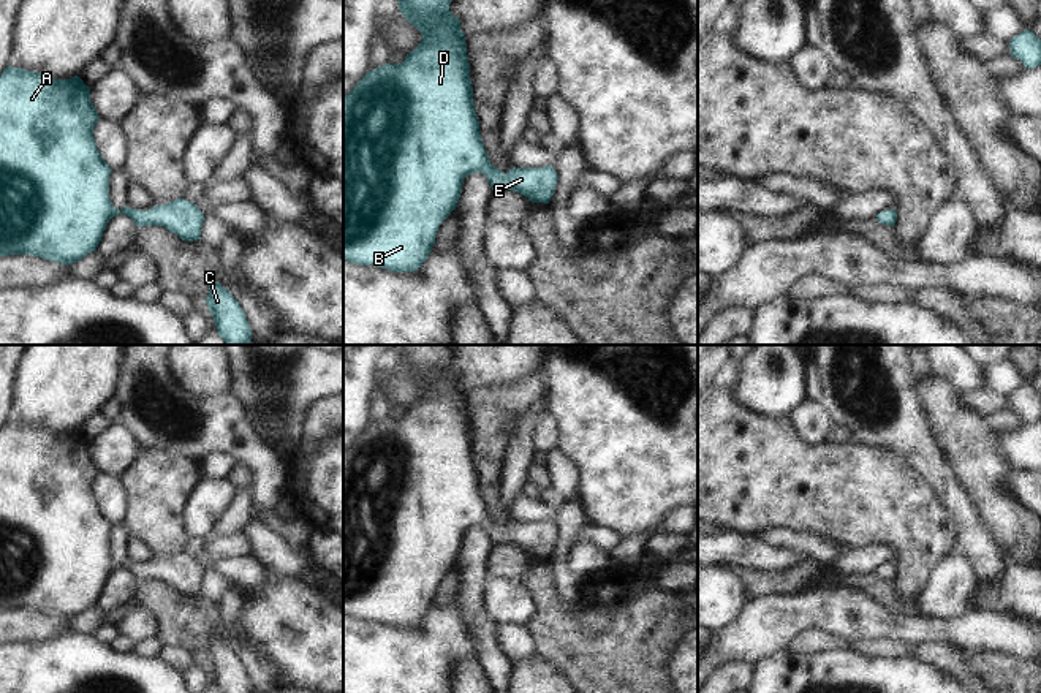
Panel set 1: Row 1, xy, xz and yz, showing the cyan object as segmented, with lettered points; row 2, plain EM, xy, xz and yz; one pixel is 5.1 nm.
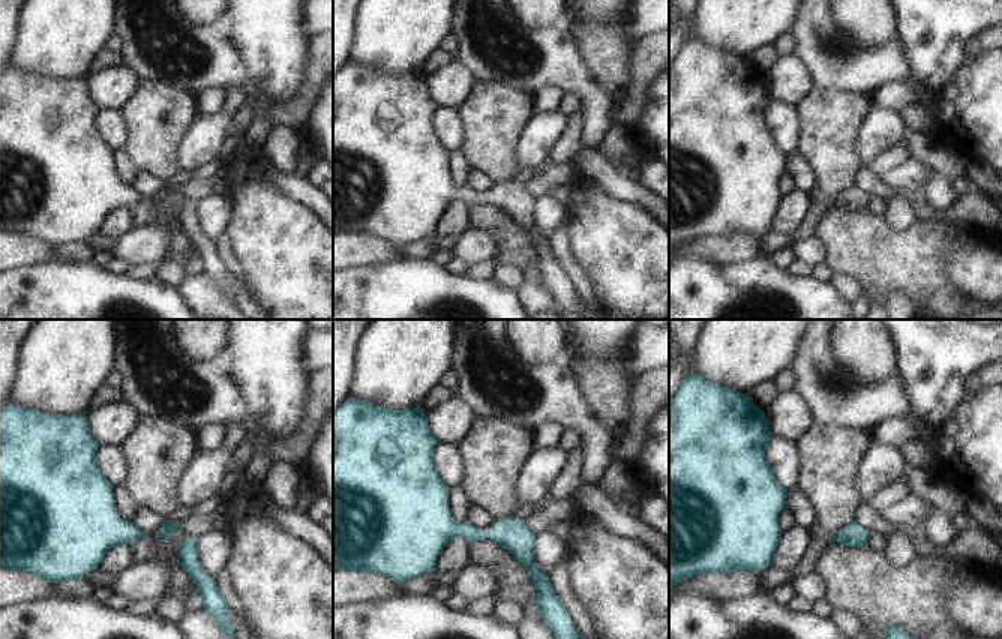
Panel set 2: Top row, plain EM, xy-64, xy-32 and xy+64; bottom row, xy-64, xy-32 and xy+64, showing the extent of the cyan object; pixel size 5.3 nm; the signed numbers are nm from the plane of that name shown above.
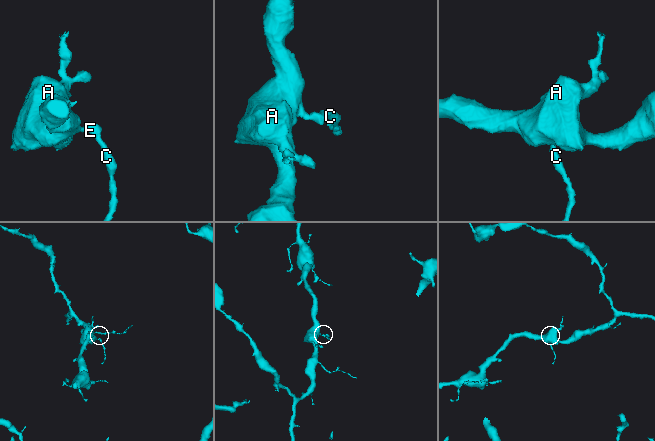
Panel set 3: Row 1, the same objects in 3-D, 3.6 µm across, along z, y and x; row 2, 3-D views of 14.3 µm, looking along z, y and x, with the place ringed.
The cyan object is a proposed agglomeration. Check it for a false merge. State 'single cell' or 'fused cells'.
single cell

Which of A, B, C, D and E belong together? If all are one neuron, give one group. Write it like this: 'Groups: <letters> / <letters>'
Groups: A B C D E

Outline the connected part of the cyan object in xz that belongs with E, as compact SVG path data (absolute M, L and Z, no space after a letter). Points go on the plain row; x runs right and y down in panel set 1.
M391 345L399 354L399 365L413 378L422 391L422 396L407 408L405 415L397 419L384 418L369 426L354 440L354 443L343 451L343 614L359 620L377 620L392 627L418 625L429 612L435 598L438 581L457 562L464 533L473 527L481 527L487 532L492 544L514 544L532 557L549 559L558 530L552 521L544 522L511 522L508 528L490 519L489 509L479 489L479 476L473 459L473 441L470 434L470 418L467 411L465 389L460 384L460 375L449 365L449 345Z

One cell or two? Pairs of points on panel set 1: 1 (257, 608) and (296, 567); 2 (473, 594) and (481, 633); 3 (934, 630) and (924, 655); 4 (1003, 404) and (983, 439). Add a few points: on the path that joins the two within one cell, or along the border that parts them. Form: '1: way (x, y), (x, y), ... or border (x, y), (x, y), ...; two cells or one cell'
1: border (264, 568), (280, 576), (298, 578); two cells
2: way (473, 603), (481, 624); one cell
3: border (913, 643), (948, 641), (954, 647); two cells
4: border (961, 394), (964, 404), (986, 418); two cells

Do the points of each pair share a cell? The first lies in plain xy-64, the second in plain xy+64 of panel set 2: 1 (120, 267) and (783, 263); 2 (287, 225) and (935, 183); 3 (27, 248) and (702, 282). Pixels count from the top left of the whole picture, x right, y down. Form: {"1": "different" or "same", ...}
{"1": "different", "2": "different", "3": "different"}

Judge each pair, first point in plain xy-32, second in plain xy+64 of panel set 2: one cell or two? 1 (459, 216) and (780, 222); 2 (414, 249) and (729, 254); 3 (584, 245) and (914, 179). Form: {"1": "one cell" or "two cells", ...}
{"1": "one cell", "2": "two cells", "3": "two cells"}

